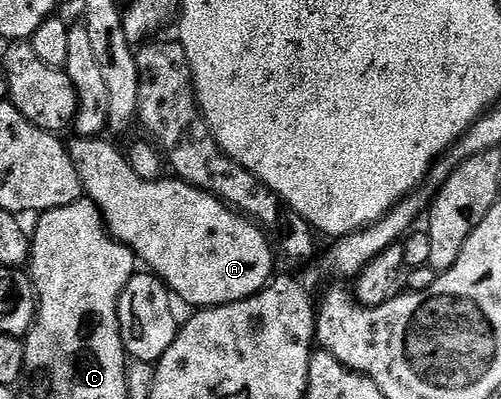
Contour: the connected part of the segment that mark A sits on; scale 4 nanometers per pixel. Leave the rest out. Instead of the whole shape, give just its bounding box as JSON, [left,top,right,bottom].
[68,137,276,308]

